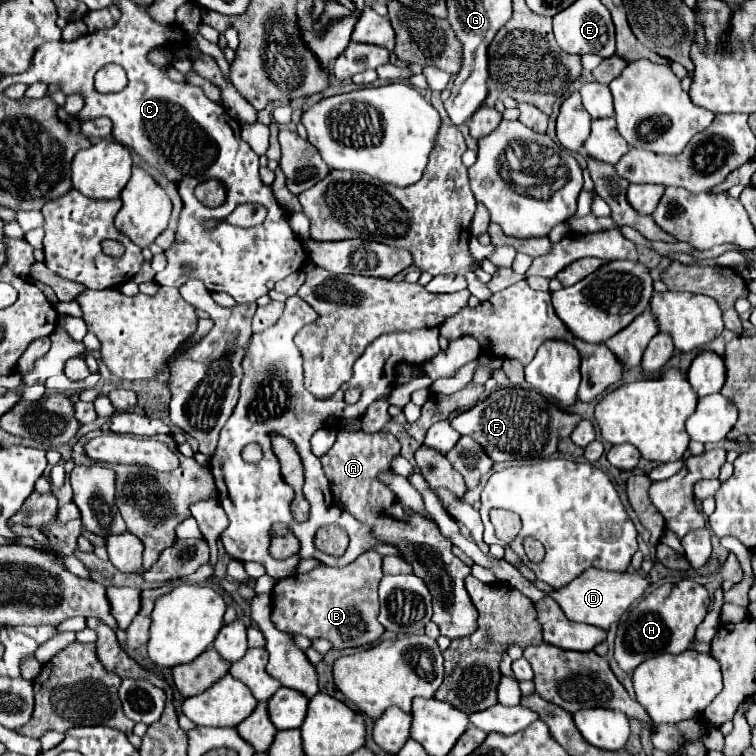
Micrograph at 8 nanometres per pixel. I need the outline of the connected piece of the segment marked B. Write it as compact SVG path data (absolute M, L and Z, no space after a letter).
M365 551L359 559L345 567L315 567L305 575L285 577L275 583L271 591L273 623L285 633L299 633L309 639L323 637L335 649L361 647L379 641L385 627L377 621L379 599L377 587L383 579L383 557L375 551Z

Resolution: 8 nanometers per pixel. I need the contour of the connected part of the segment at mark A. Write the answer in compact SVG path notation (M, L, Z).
M355 431L337 435L333 447L319 459L339 507L359 519L359 523L371 527L371 531L375 531L385 545L395 547L399 555L413 567L413 573L427 583L433 597L431 621L441 629L441 635L449 639L471 635L477 629L477 609L473 607L463 583L471 569L451 553L453 543L441 535L435 521L409 509L389 489L389 485L379 479L379 473L393 471L391 461L399 455L399 451L399 441L389 433L381 431L367 435L363 431Z

